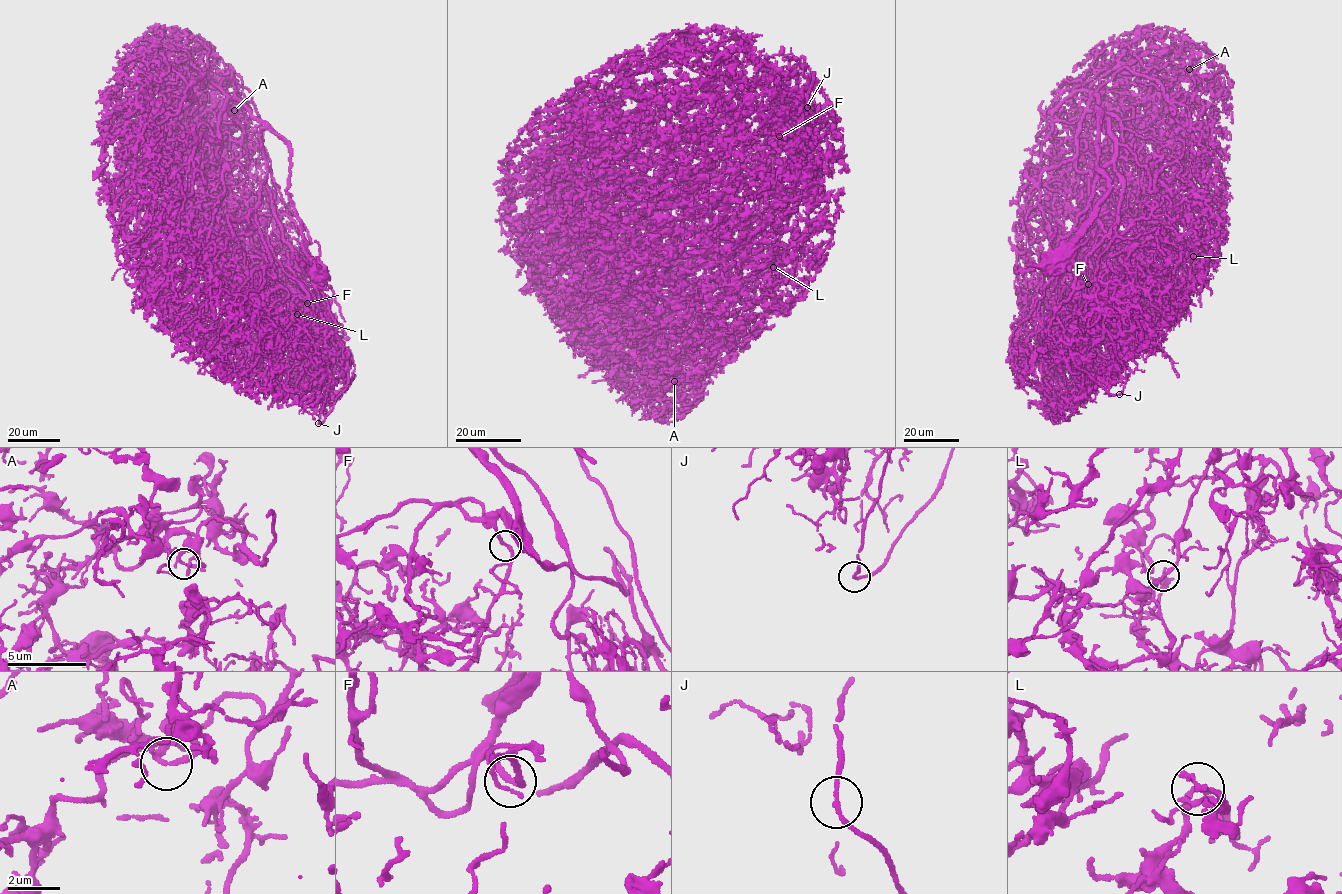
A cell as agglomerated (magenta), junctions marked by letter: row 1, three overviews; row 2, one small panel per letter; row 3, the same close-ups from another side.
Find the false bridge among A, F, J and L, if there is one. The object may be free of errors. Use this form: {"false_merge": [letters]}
{"false_merge": []}

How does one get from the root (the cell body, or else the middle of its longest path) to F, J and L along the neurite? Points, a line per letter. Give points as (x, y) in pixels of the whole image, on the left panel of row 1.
F: (321, 273), (304, 251), (287, 191), (290, 145), (261, 130), (274, 216), (307, 303)
J: (321, 273), (287, 191), (290, 145), (261, 130), (282, 239), (320, 277), (348, 357), (349, 383), (318, 423)
L: (321, 273), (287, 191), (290, 145), (261, 130), (282, 239), (295, 267), (311, 267), (298, 313)

